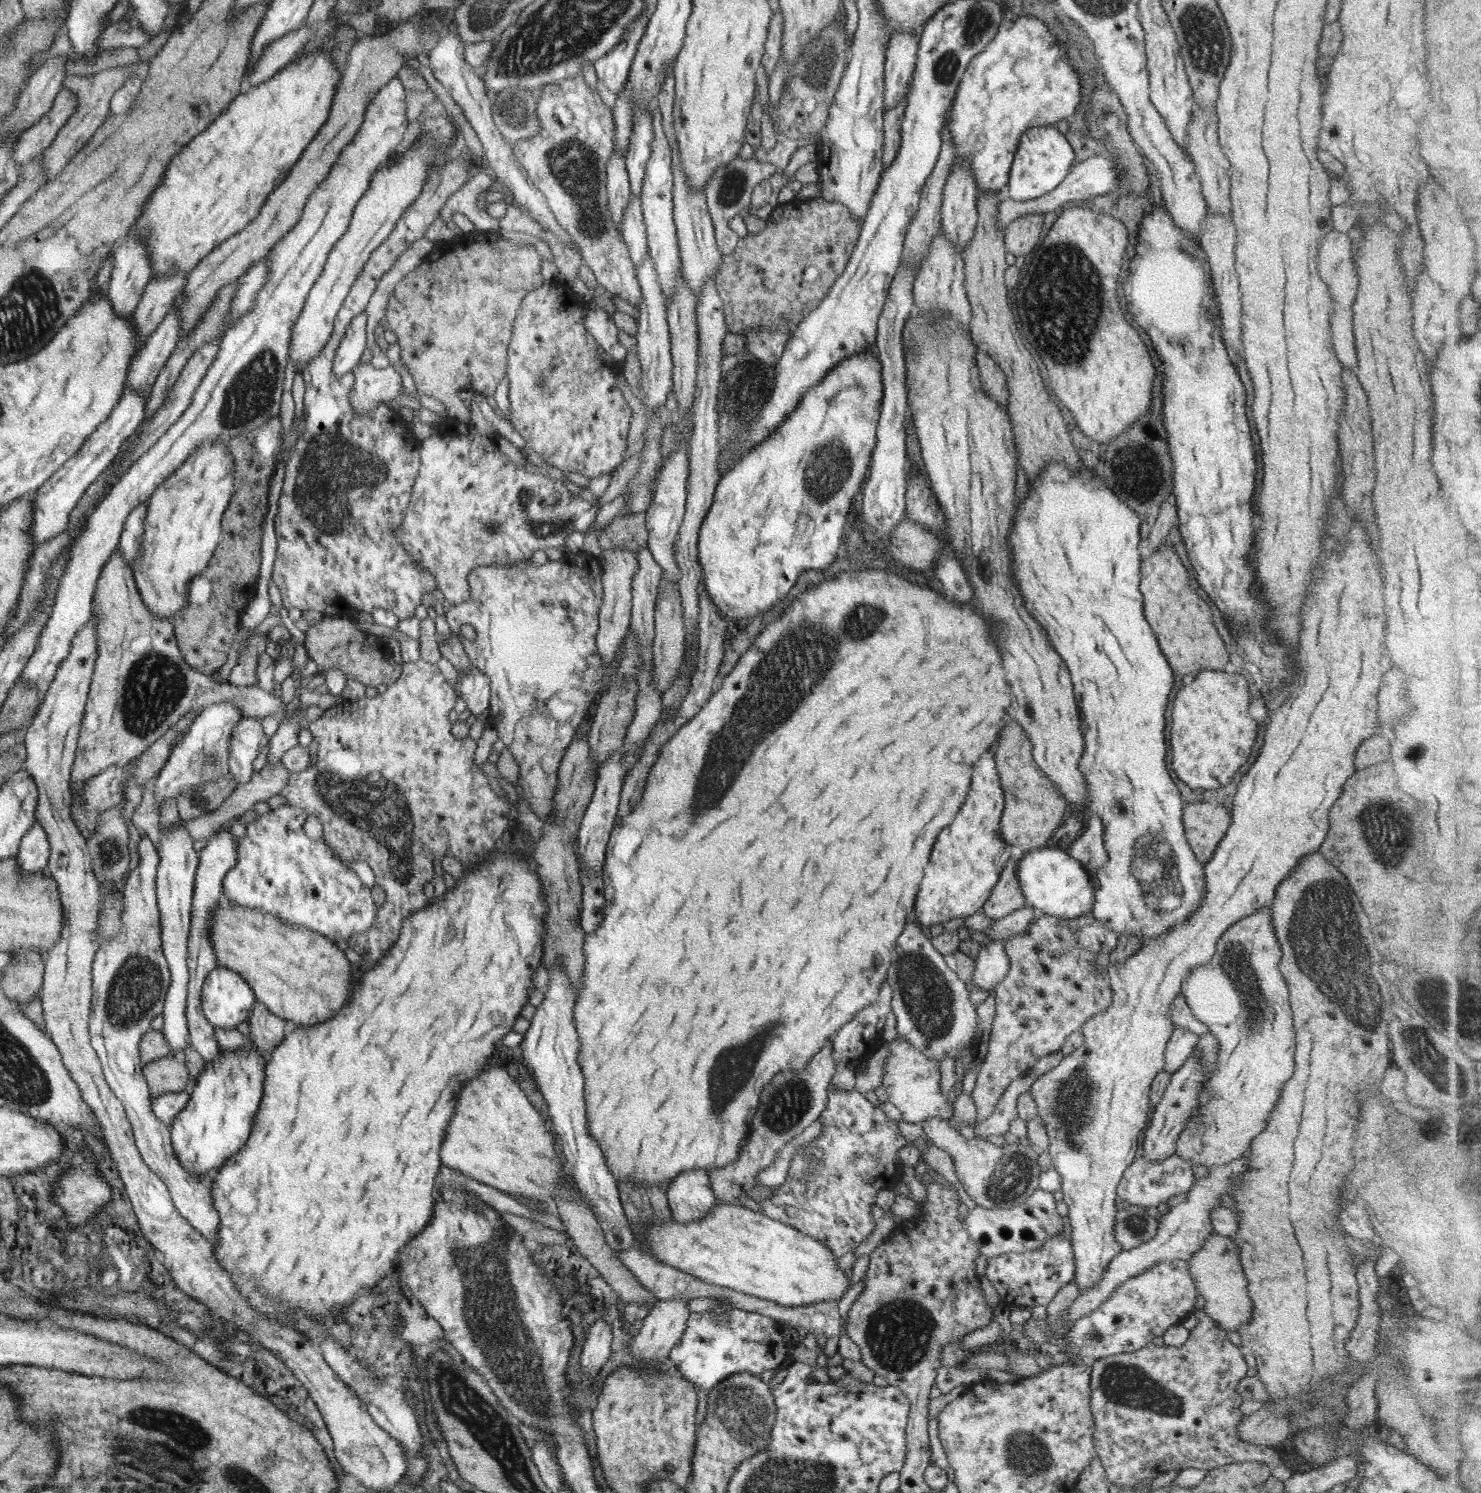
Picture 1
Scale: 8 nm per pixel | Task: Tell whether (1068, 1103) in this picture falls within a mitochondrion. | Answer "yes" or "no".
yes

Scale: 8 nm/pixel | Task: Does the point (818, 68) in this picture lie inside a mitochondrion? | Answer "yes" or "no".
yes

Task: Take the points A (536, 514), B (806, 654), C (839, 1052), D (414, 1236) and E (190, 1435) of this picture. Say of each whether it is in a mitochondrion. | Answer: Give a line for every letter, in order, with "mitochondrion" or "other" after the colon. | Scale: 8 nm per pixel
A: mitochondrion
B: mitochondrion
C: other
D: other
E: mitochondrion

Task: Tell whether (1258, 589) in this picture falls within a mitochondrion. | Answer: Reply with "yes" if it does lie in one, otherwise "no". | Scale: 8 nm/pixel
no

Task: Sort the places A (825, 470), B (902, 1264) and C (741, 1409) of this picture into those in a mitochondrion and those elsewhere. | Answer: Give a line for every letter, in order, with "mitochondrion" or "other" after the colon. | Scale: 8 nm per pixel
A: mitochondrion
B: other
C: mitochondrion

